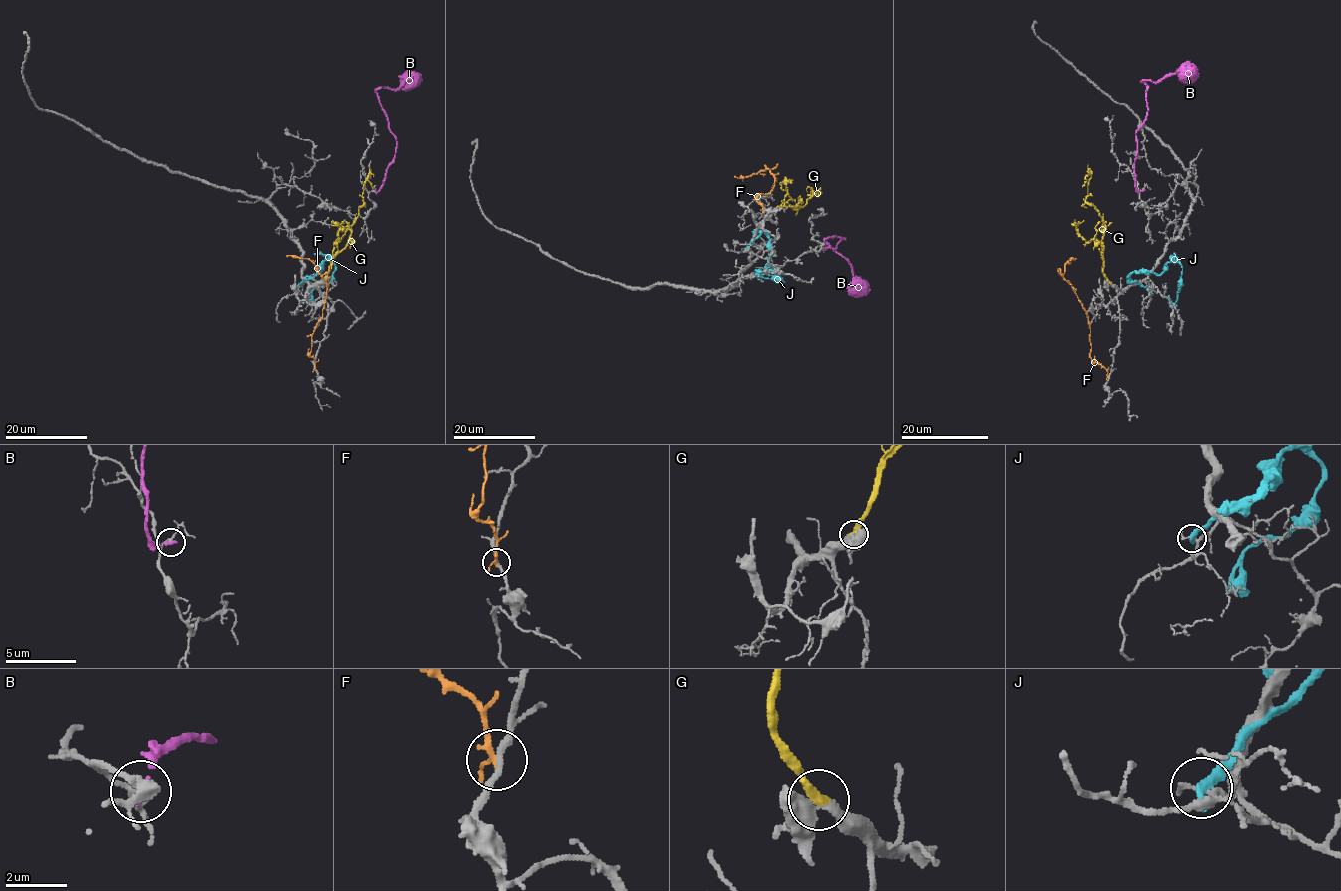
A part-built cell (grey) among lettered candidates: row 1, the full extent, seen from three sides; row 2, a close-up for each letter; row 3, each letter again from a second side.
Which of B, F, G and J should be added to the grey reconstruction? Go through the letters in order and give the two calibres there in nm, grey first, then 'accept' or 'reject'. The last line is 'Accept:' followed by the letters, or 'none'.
B: 130/220 nm | reject
F: 200/240 nm | reject
G: 440/340 nm | accept
J: 170/400 nm | reject
Accept: G

